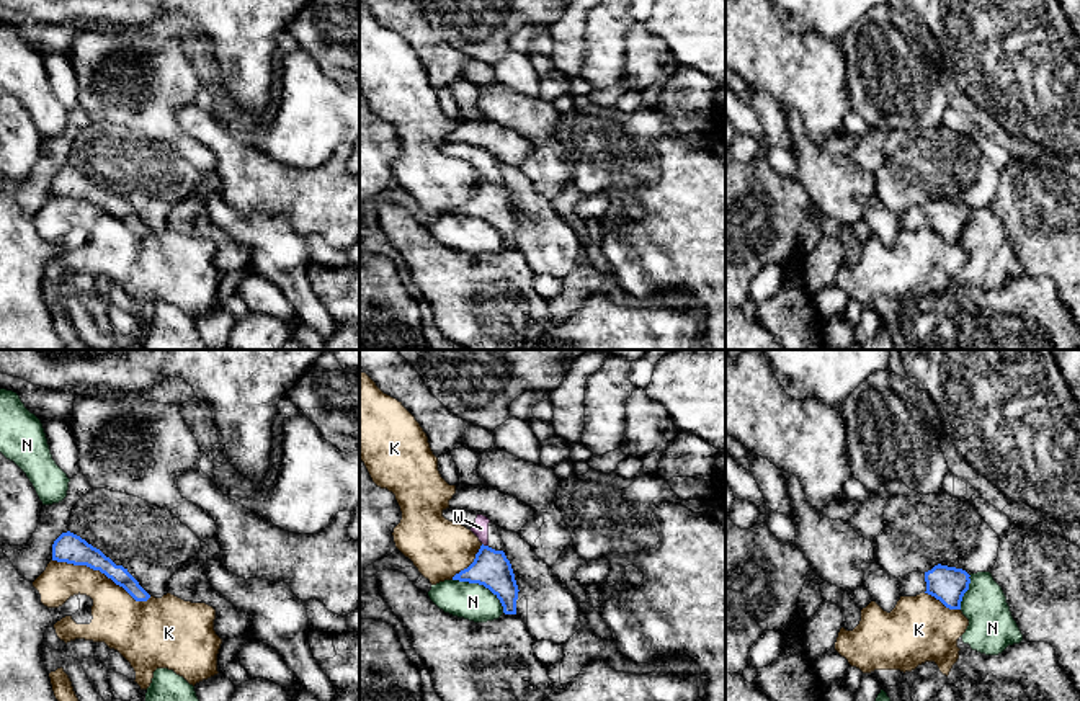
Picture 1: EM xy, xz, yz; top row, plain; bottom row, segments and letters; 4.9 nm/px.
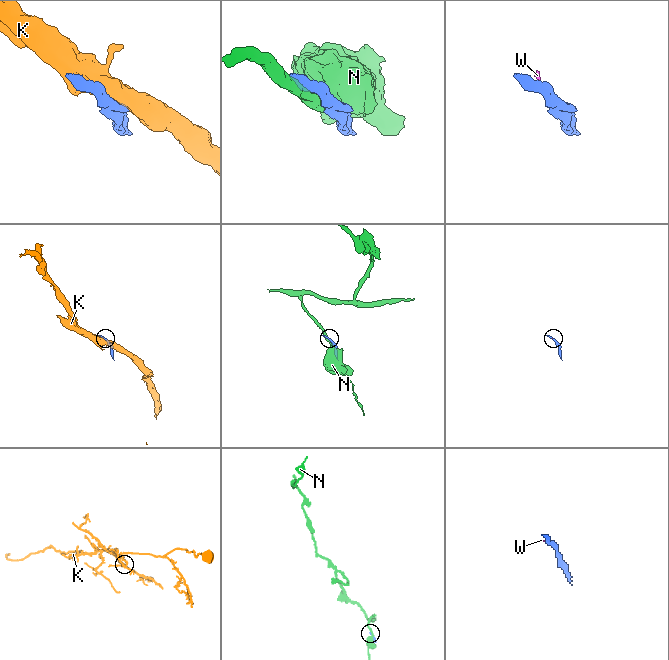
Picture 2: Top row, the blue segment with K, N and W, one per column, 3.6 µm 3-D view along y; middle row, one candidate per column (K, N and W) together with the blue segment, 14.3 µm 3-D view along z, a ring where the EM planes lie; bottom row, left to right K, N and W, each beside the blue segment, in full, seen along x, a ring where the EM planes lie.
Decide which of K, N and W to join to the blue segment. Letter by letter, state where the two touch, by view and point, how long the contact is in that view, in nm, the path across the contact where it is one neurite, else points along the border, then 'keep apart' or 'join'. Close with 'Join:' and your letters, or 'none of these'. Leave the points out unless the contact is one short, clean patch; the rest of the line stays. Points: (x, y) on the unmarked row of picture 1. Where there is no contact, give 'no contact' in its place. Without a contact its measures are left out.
K: xy (102, 206) | 500 nm | keep apart
N: xz (482, 218) | 300 nm | keep apart
W: xz (486, 180) | 40 nm | across xz (490, 201), (486, 180), (481, 162) | join
Join: W

